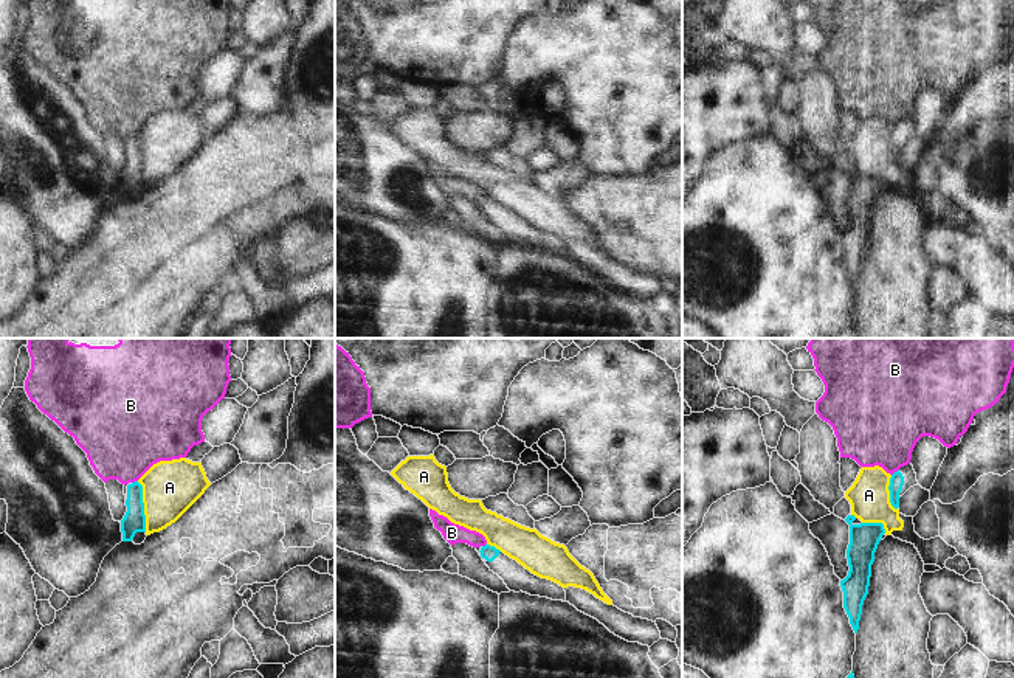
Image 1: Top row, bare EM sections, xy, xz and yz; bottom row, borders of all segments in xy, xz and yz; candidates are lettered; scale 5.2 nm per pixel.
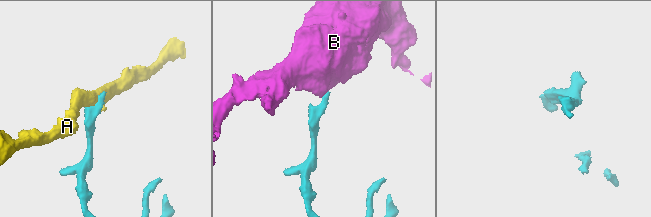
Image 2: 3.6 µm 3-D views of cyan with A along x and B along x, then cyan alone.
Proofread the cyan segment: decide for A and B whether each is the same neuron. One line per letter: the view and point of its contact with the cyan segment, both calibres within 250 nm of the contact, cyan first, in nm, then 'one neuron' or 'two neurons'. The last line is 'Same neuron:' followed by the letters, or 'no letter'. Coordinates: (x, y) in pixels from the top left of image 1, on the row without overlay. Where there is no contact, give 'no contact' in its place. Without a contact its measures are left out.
A: xy (143, 159) | 120/280 nm | two neurons
B: yz (895, 124) | 80/400 nm | two neurons
Same neuron: no letter

